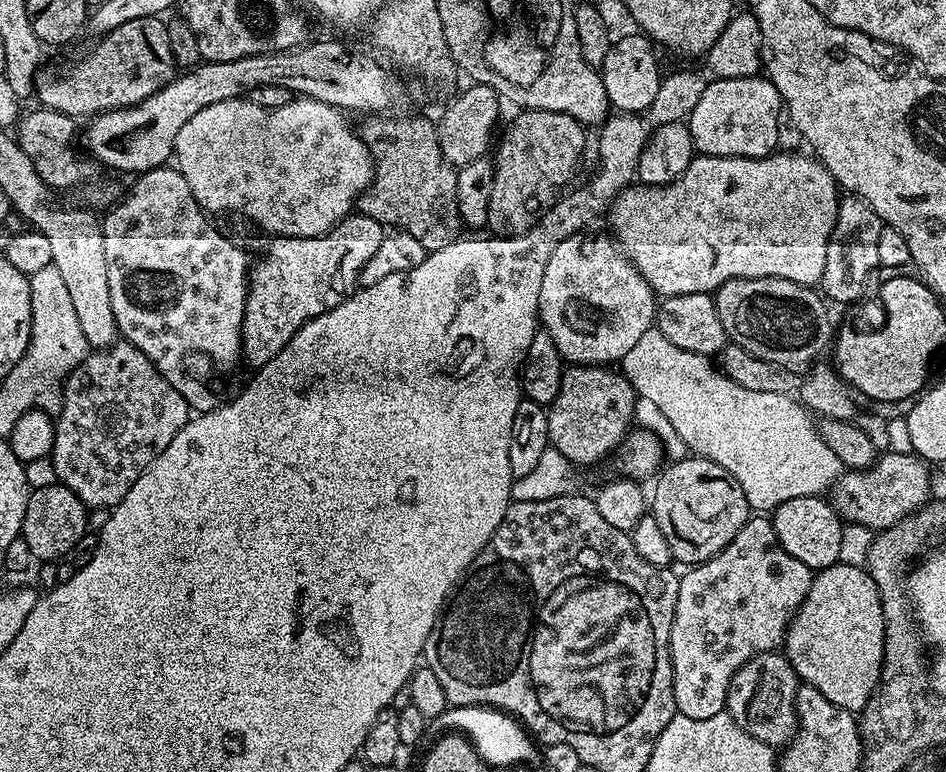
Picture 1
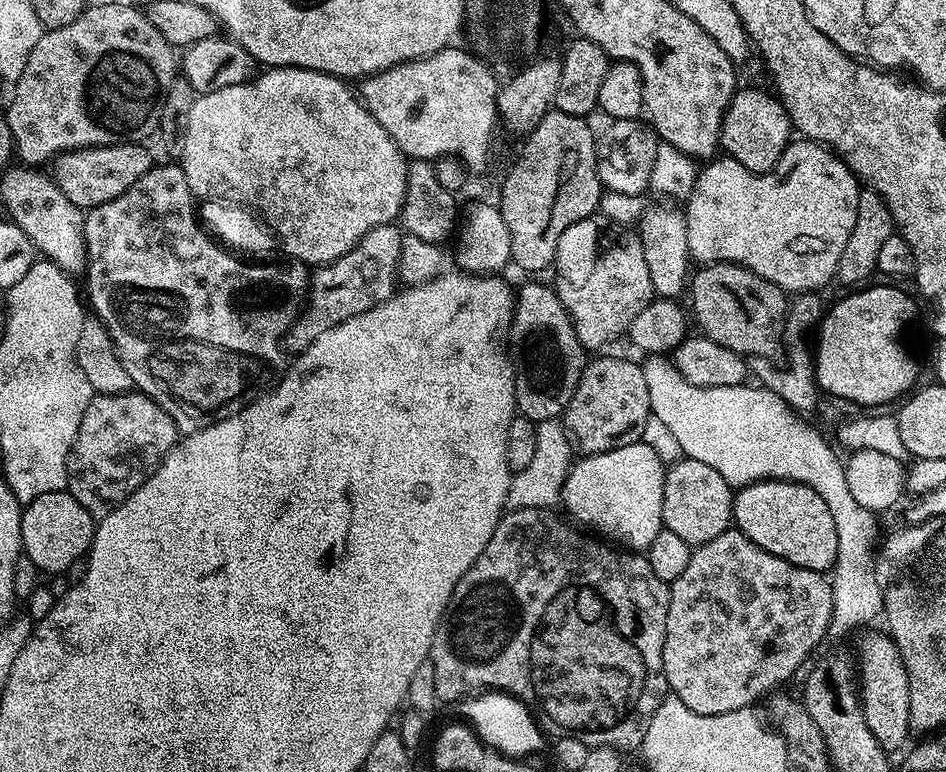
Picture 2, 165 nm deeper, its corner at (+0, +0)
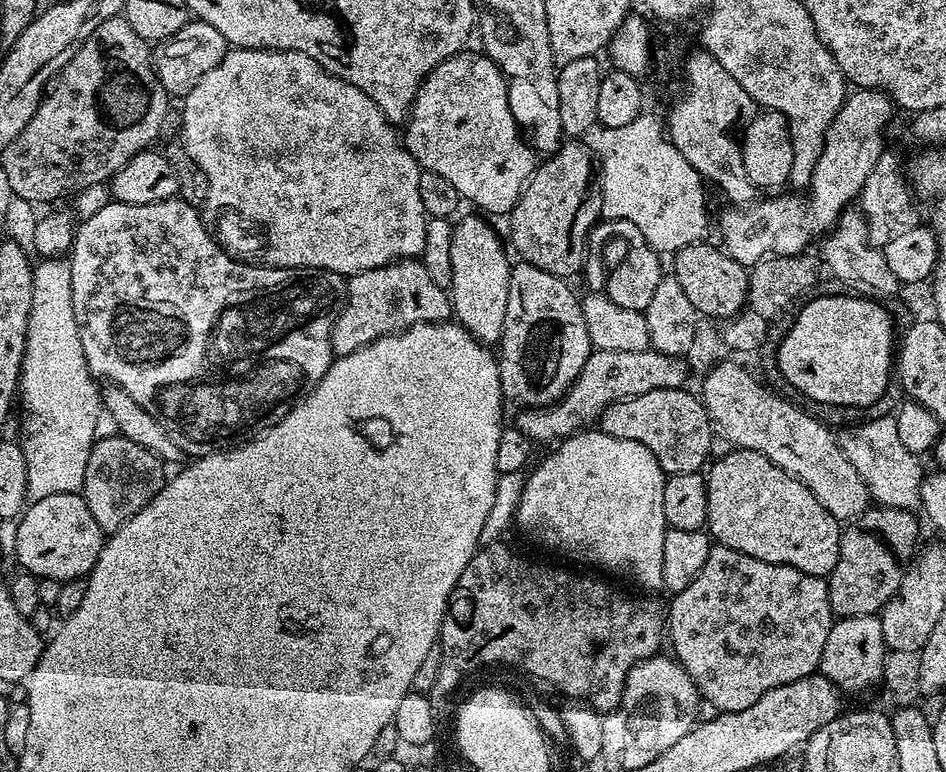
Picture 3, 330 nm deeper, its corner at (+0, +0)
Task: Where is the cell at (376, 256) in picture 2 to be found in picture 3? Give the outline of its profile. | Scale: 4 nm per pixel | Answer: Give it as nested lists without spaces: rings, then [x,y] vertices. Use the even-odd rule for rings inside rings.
[[[419,259],[393,260],[391,264],[360,272],[348,280],[348,299],[332,331],[332,351],[345,356],[379,336],[391,336],[415,324],[444,322],[452,315],[449,293],[430,278]]]

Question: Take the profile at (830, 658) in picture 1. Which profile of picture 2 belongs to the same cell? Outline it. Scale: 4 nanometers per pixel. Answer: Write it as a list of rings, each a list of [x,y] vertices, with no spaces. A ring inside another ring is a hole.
[[[868,632],[860,640],[858,695],[864,710],[864,721],[866,726],[870,726],[870,734],[874,734],[885,752],[895,754],[907,742],[910,733],[910,686],[908,672],[896,649],[896,643],[891,635],[881,632]]]

